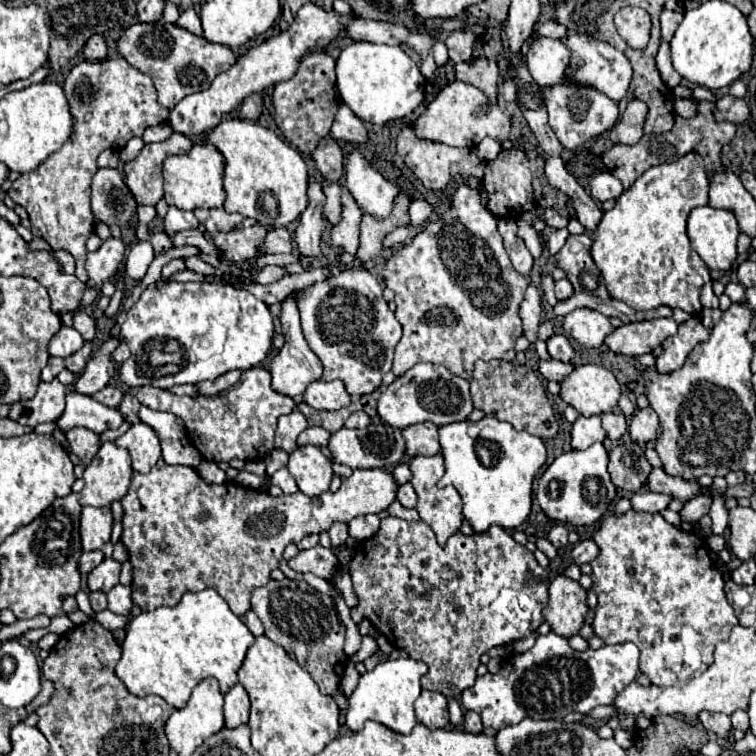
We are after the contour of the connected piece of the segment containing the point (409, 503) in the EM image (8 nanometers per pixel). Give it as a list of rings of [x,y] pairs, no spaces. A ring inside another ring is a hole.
[[[406,482],[404,486],[398,488],[396,500],[398,500],[404,508],[414,508],[414,506],[416,506],[416,492],[414,492],[414,488],[410,486],[410,482]]]

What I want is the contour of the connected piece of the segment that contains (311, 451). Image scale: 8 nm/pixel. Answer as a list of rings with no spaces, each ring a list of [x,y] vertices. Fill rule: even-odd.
[[[300,446],[288,458],[288,470],[306,496],[320,496],[330,488],[332,462],[316,446]]]

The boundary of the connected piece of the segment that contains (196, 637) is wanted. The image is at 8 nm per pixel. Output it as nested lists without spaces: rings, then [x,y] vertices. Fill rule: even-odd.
[[[216,590],[186,592],[176,606],[156,608],[130,618],[116,676],[136,696],[156,694],[170,706],[184,708],[192,688],[208,676],[218,678],[222,692],[234,686],[238,682],[236,672],[252,642],[250,630],[230,612]]]

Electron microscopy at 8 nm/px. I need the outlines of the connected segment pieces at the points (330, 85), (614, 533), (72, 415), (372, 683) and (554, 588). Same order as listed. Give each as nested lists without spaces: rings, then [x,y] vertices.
[[[312,52],[308,54],[294,78],[286,82],[278,82],[274,86],[274,120],[284,138],[296,146],[304,154],[312,154],[318,146],[318,142],[328,136],[330,126],[334,122],[336,110],[342,104],[338,86],[336,86],[336,72],[334,72],[336,60],[326,52]]]
[[[628,510],[622,516],[610,514],[604,518],[592,540],[600,548],[600,554],[590,562],[592,588],[598,594],[594,634],[606,644],[634,642],[642,652],[640,672],[656,686],[682,686],[692,676],[702,674],[712,662],[716,644],[726,640],[738,624],[734,608],[724,596],[724,580],[710,558],[706,538],[668,524],[662,514]]]
[[[74,392],[66,396],[66,410],[62,418],[56,422],[56,426],[64,432],[74,426],[84,426],[88,430],[94,430],[96,434],[102,434],[104,430],[120,428],[122,422],[124,422],[124,416],[118,408],[104,406],[92,396]]]
[[[398,658],[398,660],[386,660],[378,664],[372,672],[366,672],[360,676],[360,682],[356,690],[350,696],[350,710],[346,714],[346,726],[352,732],[362,730],[364,720],[374,720],[384,726],[388,726],[394,732],[410,734],[416,726],[416,714],[414,714],[414,702],[420,696],[420,678],[428,672],[426,664],[412,658]]]
[[[564,574],[556,576],[550,584],[548,608],[542,610],[550,628],[564,638],[570,638],[582,628],[586,612],[586,590],[580,586],[580,582]]]

